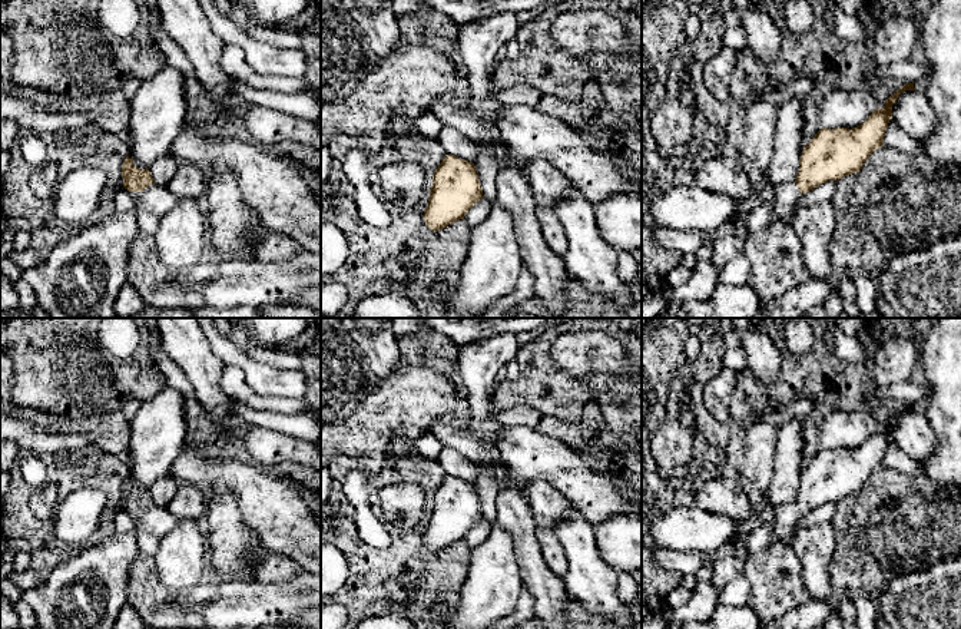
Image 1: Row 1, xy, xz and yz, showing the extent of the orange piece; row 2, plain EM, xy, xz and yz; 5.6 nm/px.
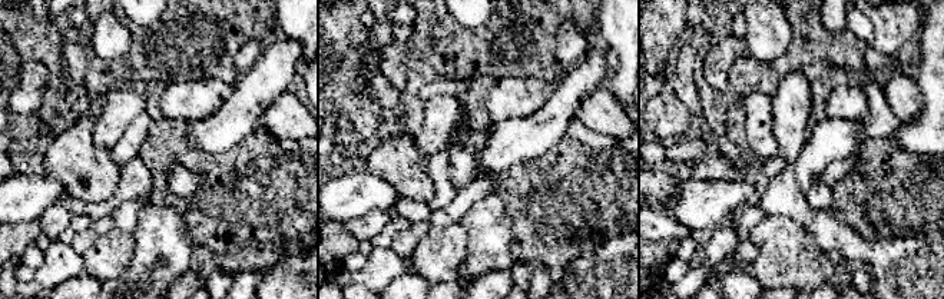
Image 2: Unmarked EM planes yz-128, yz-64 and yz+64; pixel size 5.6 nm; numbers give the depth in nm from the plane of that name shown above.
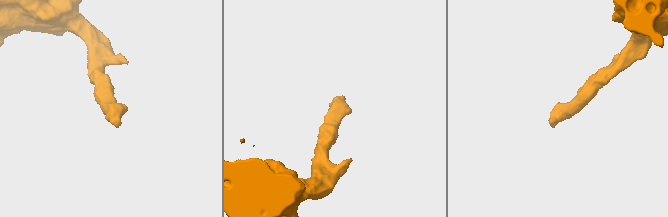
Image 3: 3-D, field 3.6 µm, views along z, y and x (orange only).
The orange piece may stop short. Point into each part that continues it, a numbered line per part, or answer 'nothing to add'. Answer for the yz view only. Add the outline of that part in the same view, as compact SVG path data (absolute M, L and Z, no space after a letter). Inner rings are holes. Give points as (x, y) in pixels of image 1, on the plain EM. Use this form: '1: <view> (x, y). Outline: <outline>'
1: yz (786, 516). Outline: M795 503L775 506L775 520L772 532L772 543L788 543L791 544L796 534L796 523L801 517L798 506Z

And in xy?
1: xy (152, 525). Outline: M152 504L140 513L130 513L135 522L139 553L155 557L160 540L178 524L166 507Z

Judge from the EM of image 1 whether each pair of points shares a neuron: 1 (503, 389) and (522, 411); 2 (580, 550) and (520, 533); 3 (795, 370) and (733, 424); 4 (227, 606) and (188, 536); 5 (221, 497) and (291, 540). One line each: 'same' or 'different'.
1: different
2: different
3: same
4: different
5: different

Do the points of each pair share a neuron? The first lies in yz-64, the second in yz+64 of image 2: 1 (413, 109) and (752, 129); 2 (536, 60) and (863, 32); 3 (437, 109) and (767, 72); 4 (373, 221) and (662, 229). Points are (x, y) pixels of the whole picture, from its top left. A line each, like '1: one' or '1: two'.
1: two
2: two
3: two
4: one

